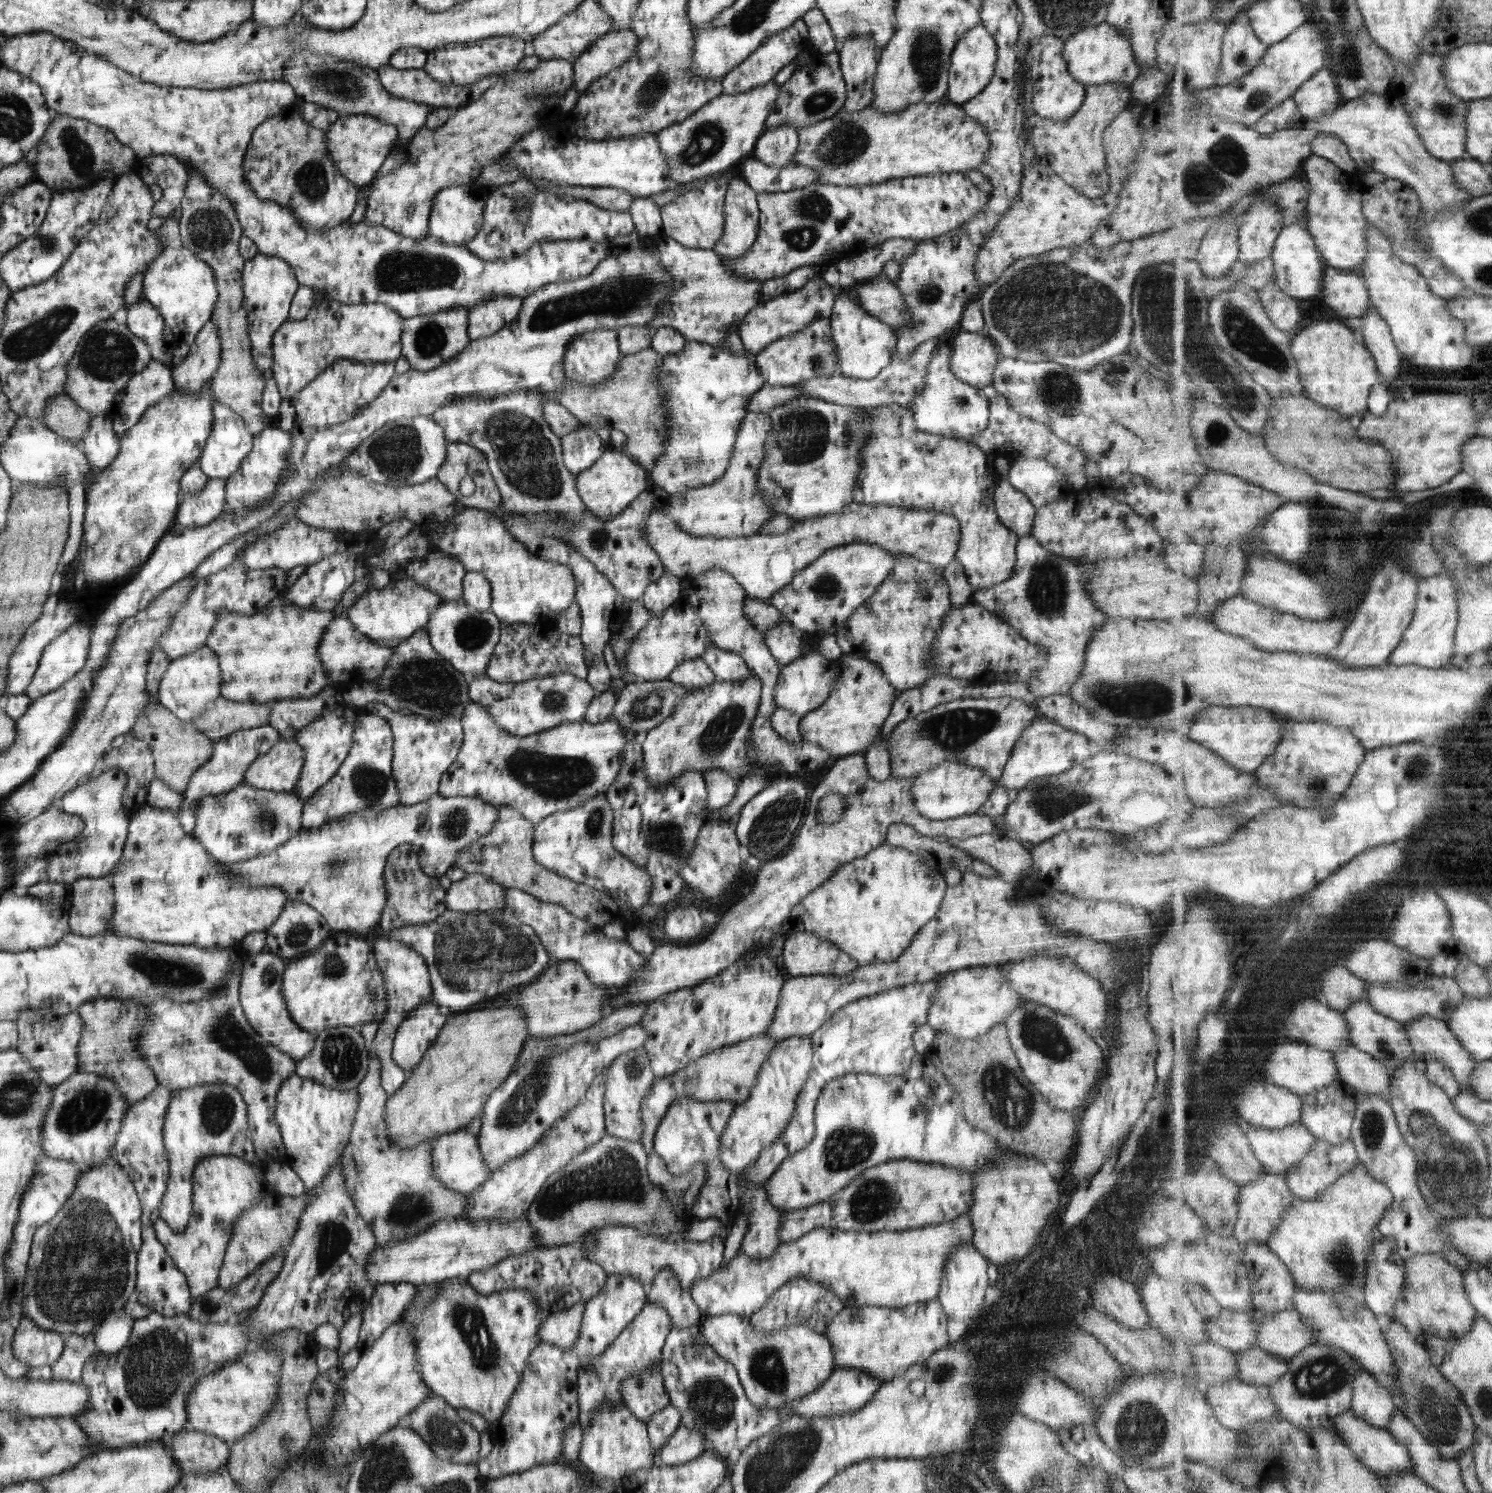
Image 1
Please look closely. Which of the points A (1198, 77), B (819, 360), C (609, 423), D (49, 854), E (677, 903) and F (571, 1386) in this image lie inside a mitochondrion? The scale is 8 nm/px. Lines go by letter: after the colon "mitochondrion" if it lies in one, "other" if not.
A: other
B: mitochondrion
C: other
D: other
E: other
F: other

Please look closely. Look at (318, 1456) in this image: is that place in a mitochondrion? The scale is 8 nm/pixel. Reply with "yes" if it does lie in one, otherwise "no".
no

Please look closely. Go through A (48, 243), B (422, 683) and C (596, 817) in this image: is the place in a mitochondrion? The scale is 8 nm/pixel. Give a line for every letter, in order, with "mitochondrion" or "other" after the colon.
A: mitochondrion
B: mitochondrion
C: mitochondrion

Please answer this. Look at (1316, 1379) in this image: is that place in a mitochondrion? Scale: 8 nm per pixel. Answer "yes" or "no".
yes

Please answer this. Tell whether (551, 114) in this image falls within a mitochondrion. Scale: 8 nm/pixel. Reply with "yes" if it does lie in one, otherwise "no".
no

